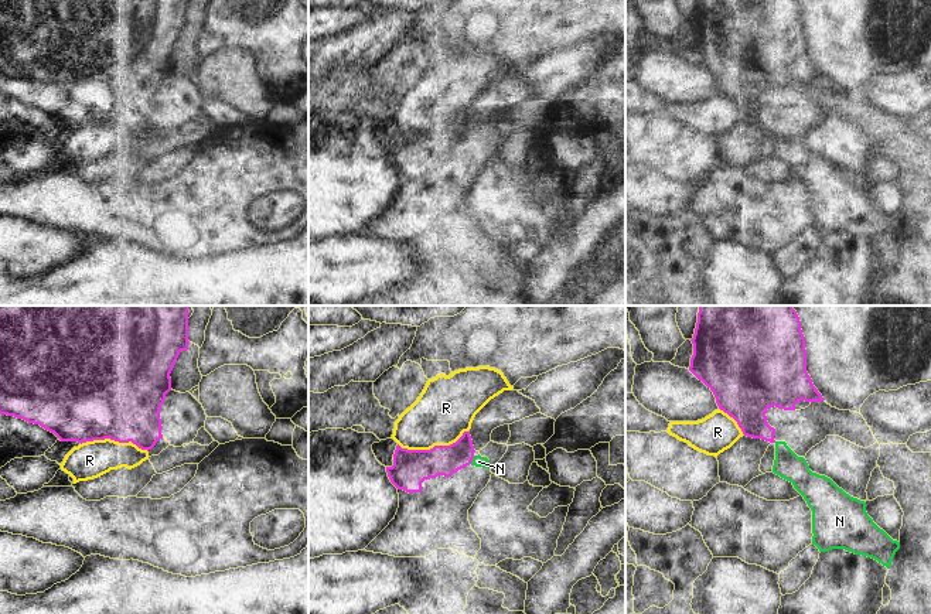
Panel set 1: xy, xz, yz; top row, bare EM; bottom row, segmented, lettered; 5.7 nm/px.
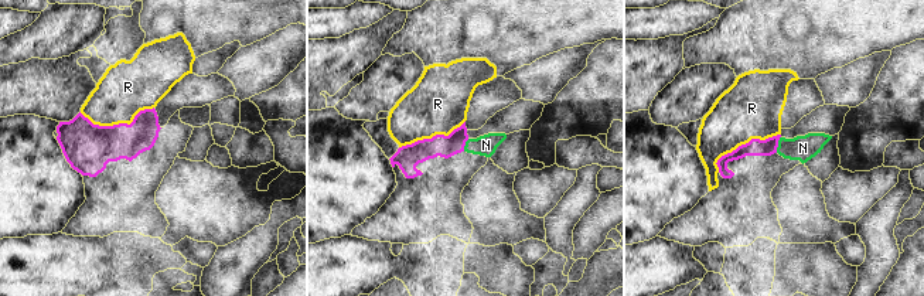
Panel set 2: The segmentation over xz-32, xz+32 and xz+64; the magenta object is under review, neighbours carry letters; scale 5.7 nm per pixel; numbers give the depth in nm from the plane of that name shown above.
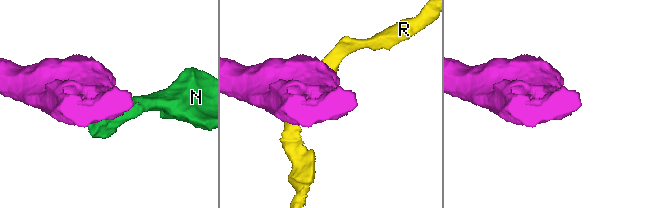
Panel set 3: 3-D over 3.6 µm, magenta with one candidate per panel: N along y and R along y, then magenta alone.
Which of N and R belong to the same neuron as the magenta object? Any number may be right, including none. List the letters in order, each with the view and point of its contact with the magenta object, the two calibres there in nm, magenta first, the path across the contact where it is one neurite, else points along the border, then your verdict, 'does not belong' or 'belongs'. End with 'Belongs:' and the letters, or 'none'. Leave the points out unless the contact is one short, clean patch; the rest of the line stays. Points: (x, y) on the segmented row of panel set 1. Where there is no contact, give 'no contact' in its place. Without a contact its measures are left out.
N: contact xz (471, 460); calibres 180 and 60 nm; way xz (442, 460), (471, 460), (478, 461); belongs
R: contact xz (433, 447); calibres 200 and 340 nm; does not belong
Belongs: N

